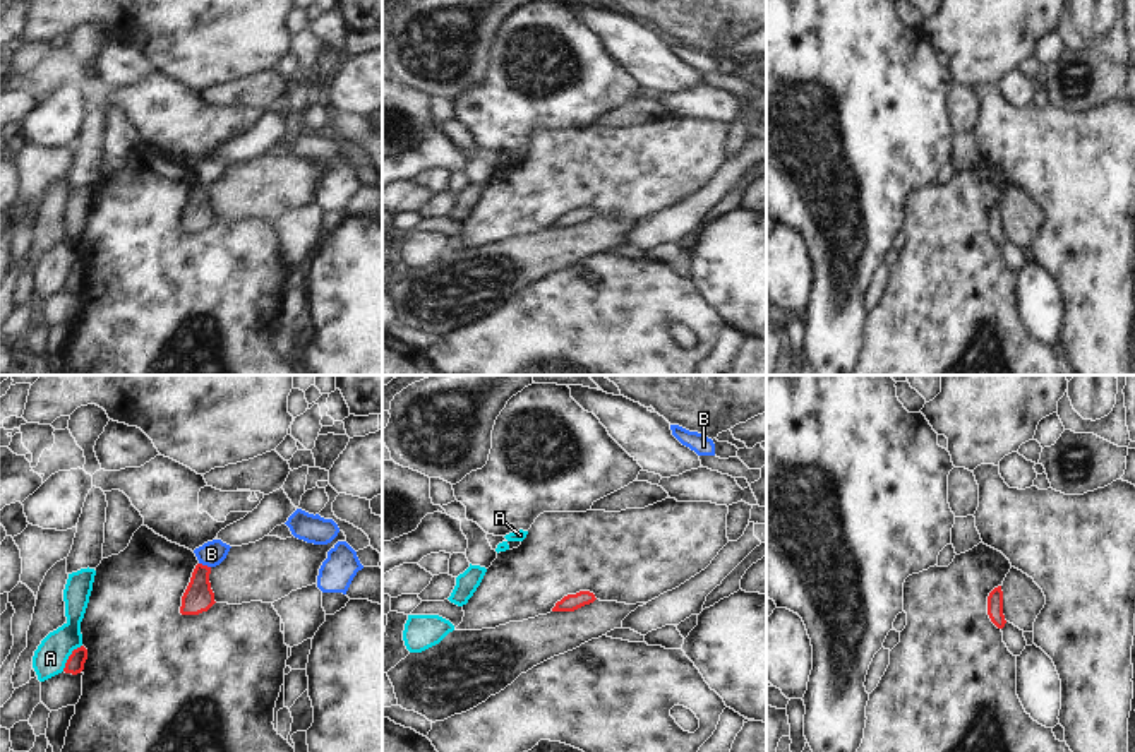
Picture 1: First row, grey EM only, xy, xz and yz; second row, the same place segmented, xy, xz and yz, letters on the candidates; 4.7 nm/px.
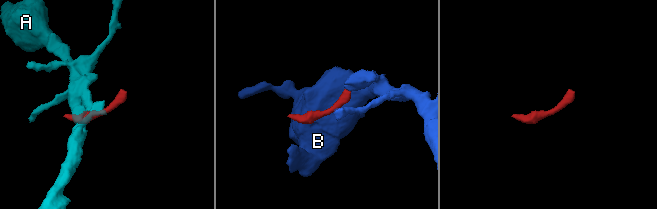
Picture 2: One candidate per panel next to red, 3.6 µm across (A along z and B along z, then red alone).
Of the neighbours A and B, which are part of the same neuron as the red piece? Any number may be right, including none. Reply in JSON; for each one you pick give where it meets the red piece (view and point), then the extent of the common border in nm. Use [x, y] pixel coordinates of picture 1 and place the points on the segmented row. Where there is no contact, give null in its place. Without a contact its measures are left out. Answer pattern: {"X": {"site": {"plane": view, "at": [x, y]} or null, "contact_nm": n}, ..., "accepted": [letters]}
{"accepted": []}

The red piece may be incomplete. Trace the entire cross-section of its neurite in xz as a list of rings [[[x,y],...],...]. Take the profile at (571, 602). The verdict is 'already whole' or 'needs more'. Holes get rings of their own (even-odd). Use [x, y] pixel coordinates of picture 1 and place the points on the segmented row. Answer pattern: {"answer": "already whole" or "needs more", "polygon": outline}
{"answer": "already whole", "polygon": [[[580,591],[576,594],[568,594],[561,601],[555,603],[552,612],[574,612],[585,605],[593,603],[597,598],[590,591]]]}

